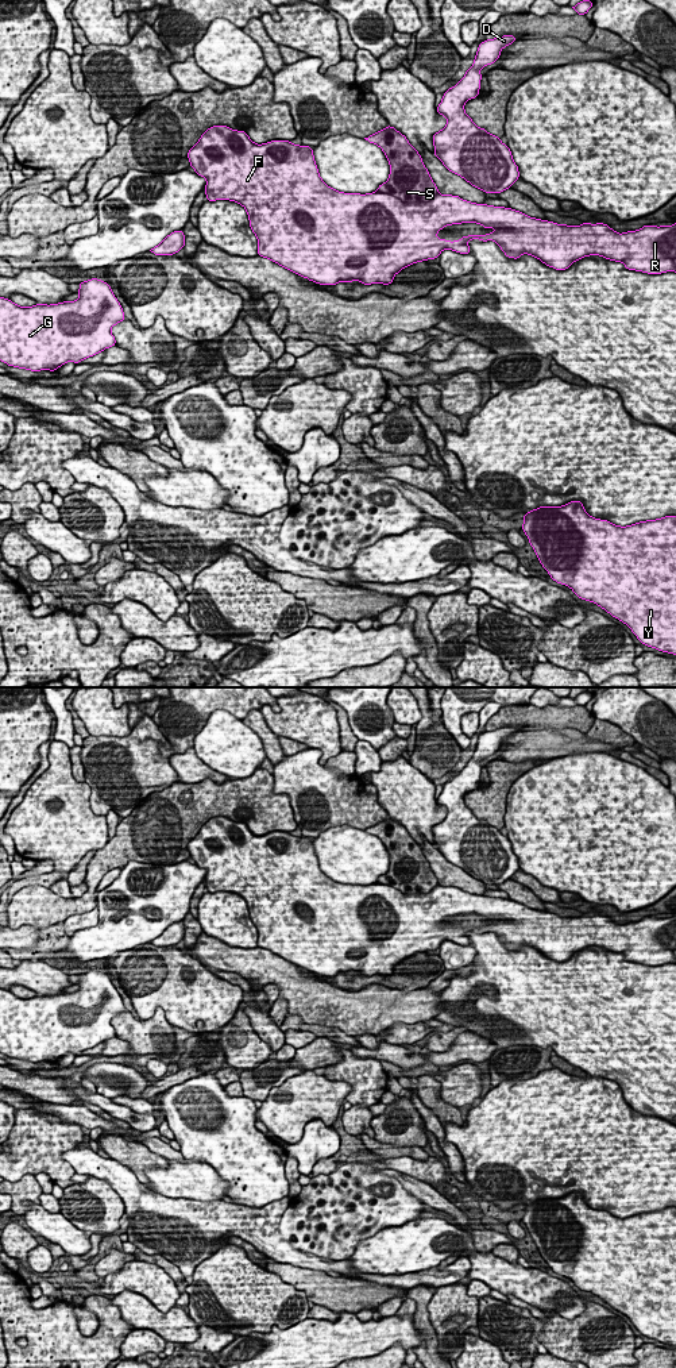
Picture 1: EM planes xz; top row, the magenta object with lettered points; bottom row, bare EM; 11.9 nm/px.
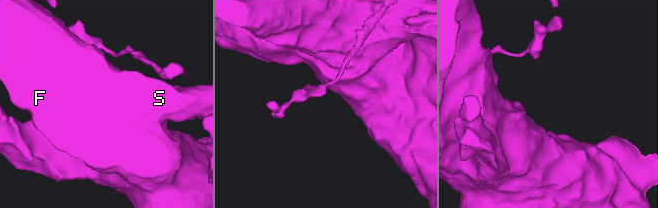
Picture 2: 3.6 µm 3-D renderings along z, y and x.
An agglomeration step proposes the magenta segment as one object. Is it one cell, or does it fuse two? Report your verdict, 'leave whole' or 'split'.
split

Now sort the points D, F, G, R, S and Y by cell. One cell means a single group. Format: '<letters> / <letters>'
D F G R Y / S

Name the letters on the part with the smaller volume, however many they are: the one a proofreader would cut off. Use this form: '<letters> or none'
S

